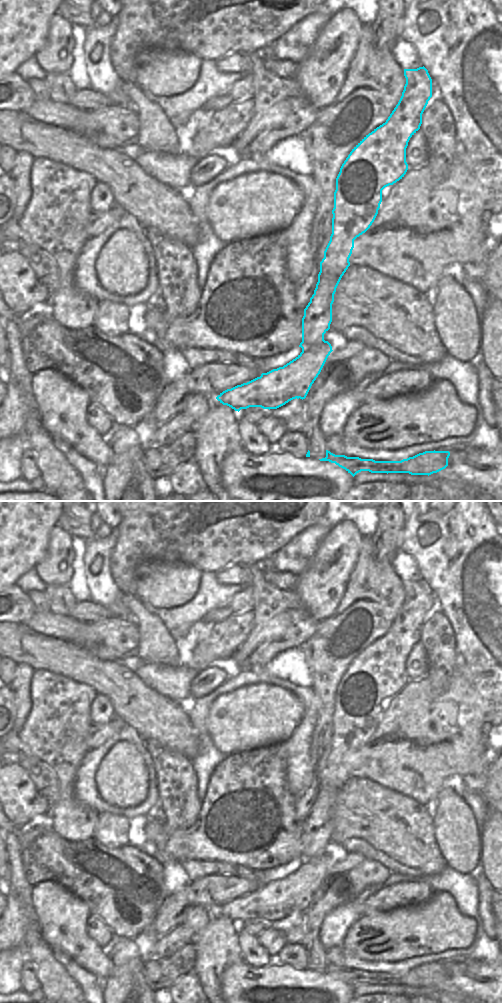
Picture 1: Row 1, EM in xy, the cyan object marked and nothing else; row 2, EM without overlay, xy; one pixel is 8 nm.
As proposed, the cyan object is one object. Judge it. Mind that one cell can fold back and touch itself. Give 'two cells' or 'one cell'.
two cells

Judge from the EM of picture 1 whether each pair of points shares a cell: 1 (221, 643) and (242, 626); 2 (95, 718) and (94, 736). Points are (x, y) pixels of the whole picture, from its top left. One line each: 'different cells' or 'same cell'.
1: same cell
2: different cells

